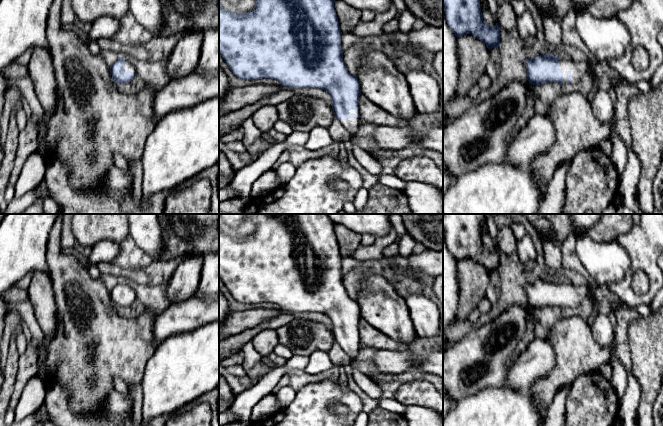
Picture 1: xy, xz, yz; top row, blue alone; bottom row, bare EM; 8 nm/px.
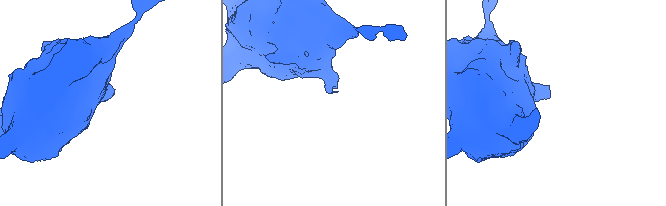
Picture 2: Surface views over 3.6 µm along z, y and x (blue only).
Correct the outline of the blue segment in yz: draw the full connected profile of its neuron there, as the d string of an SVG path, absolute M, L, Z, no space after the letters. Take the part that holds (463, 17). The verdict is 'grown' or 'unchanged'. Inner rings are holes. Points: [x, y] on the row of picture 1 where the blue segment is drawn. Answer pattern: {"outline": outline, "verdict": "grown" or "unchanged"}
{"outline": "M443 0L443 10L450 29L457 38L472 34L491 50L499 47L500 28L487 25L482 16L480 0Z", "verdict": "unchanged"}

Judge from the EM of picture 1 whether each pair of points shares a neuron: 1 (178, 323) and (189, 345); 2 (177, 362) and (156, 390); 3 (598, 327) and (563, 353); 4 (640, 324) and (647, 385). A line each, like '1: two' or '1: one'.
1: two
2: one
3: two
4: one

